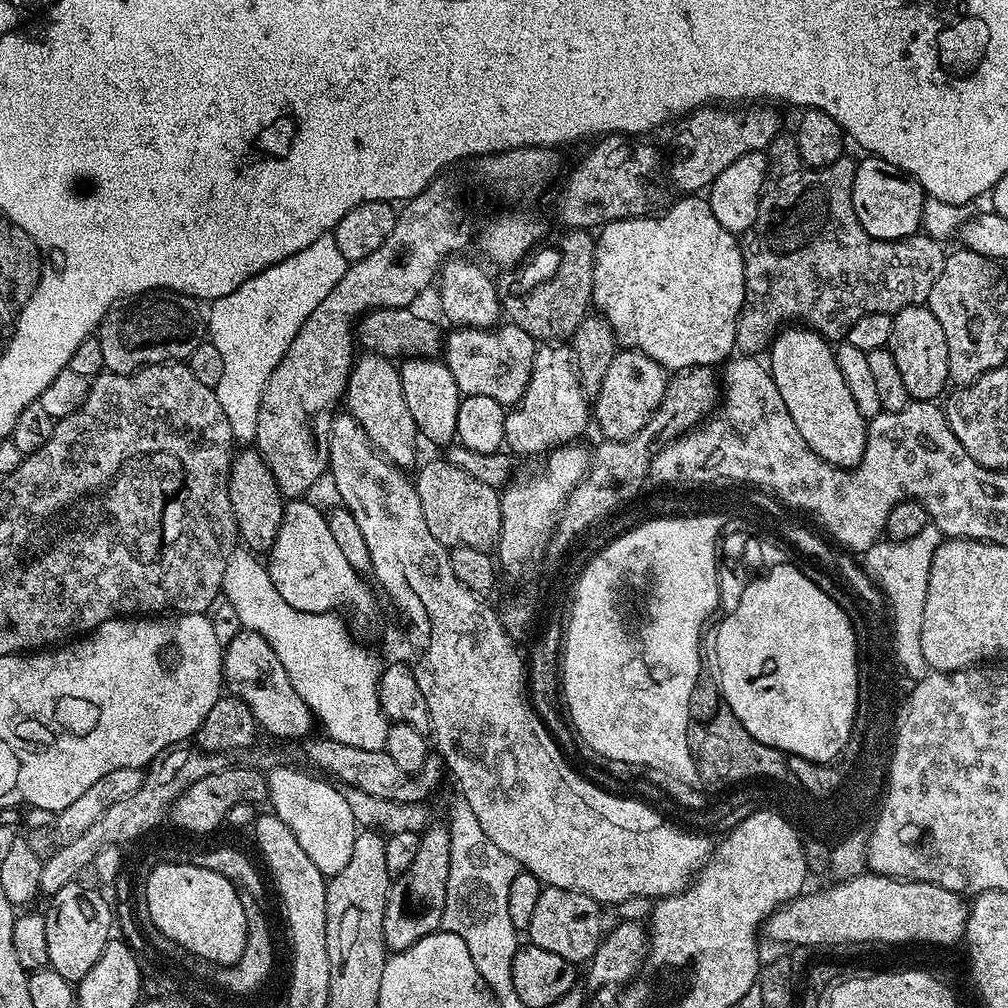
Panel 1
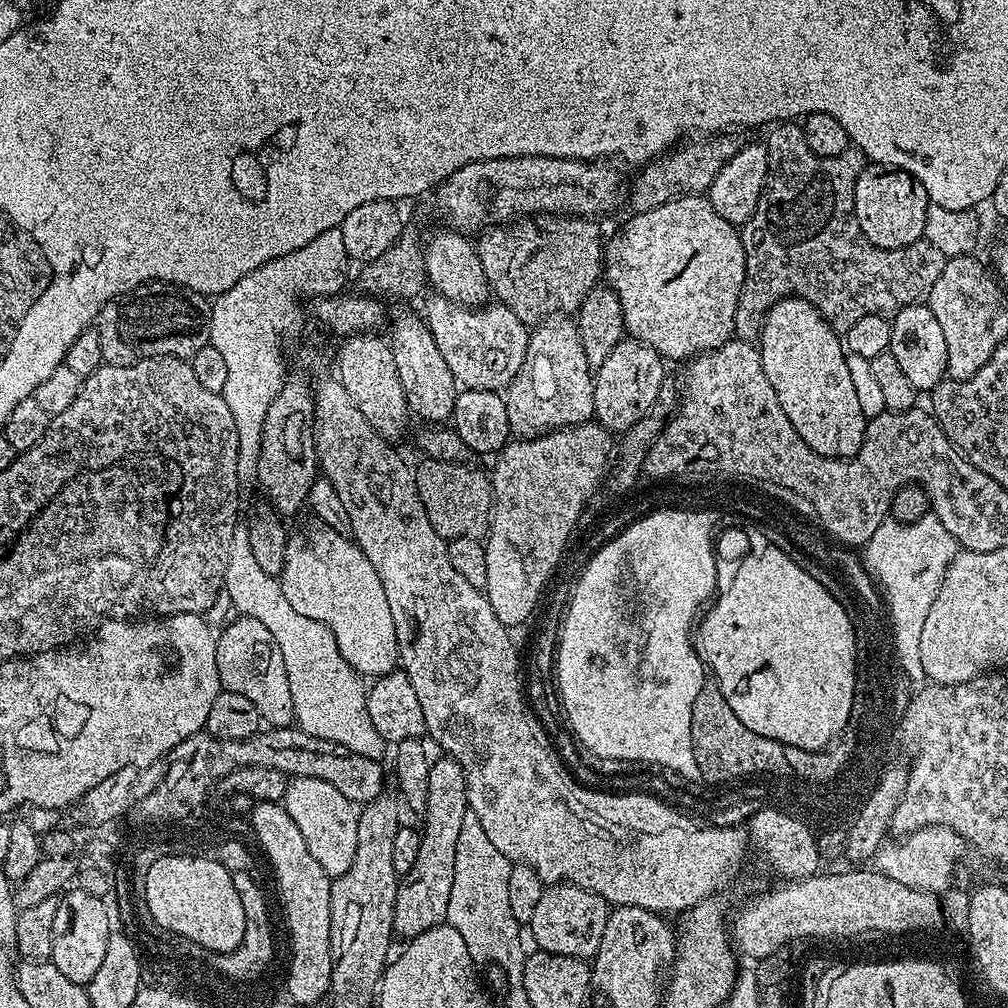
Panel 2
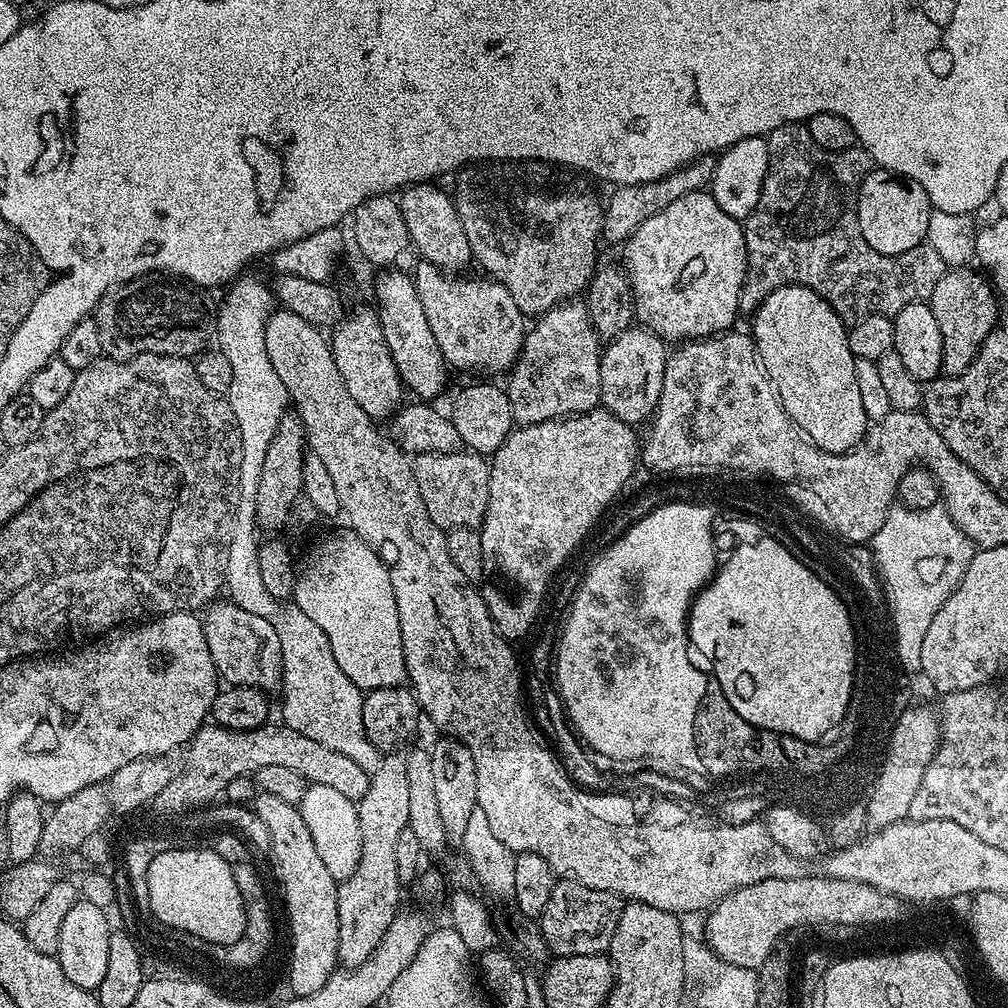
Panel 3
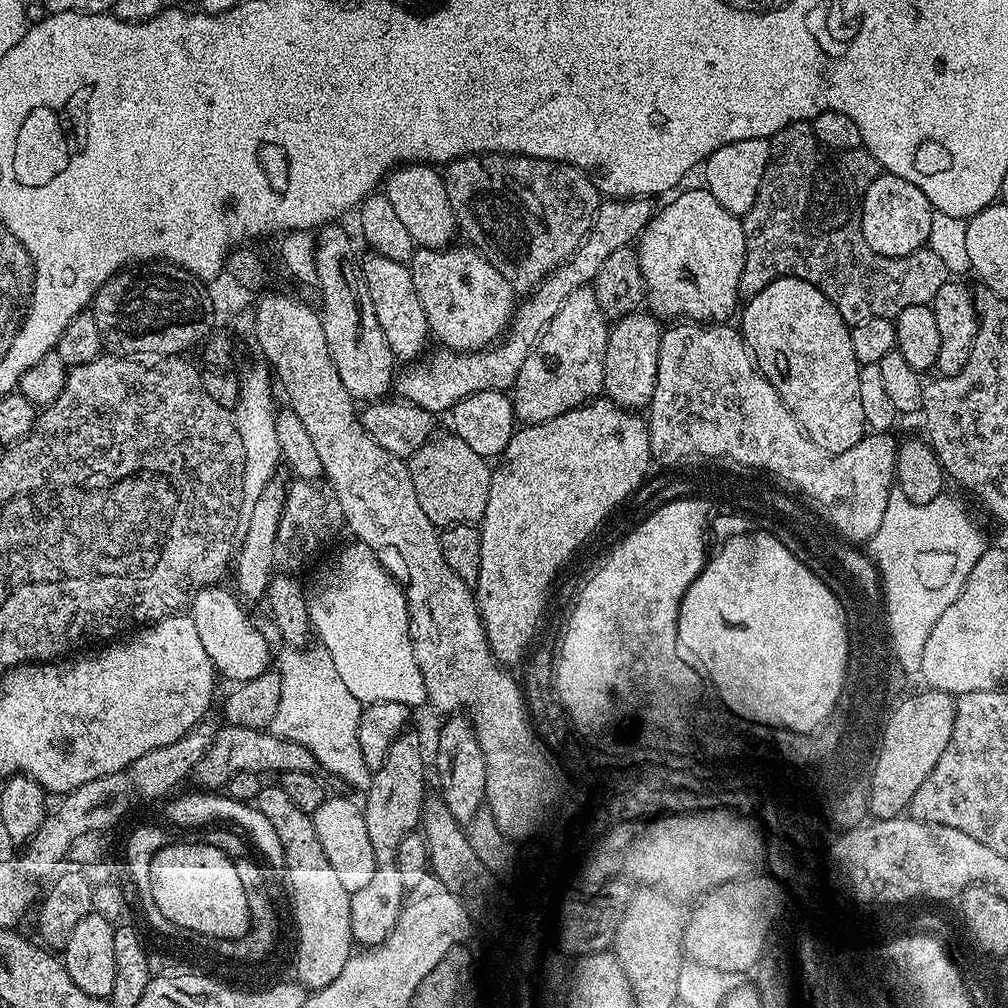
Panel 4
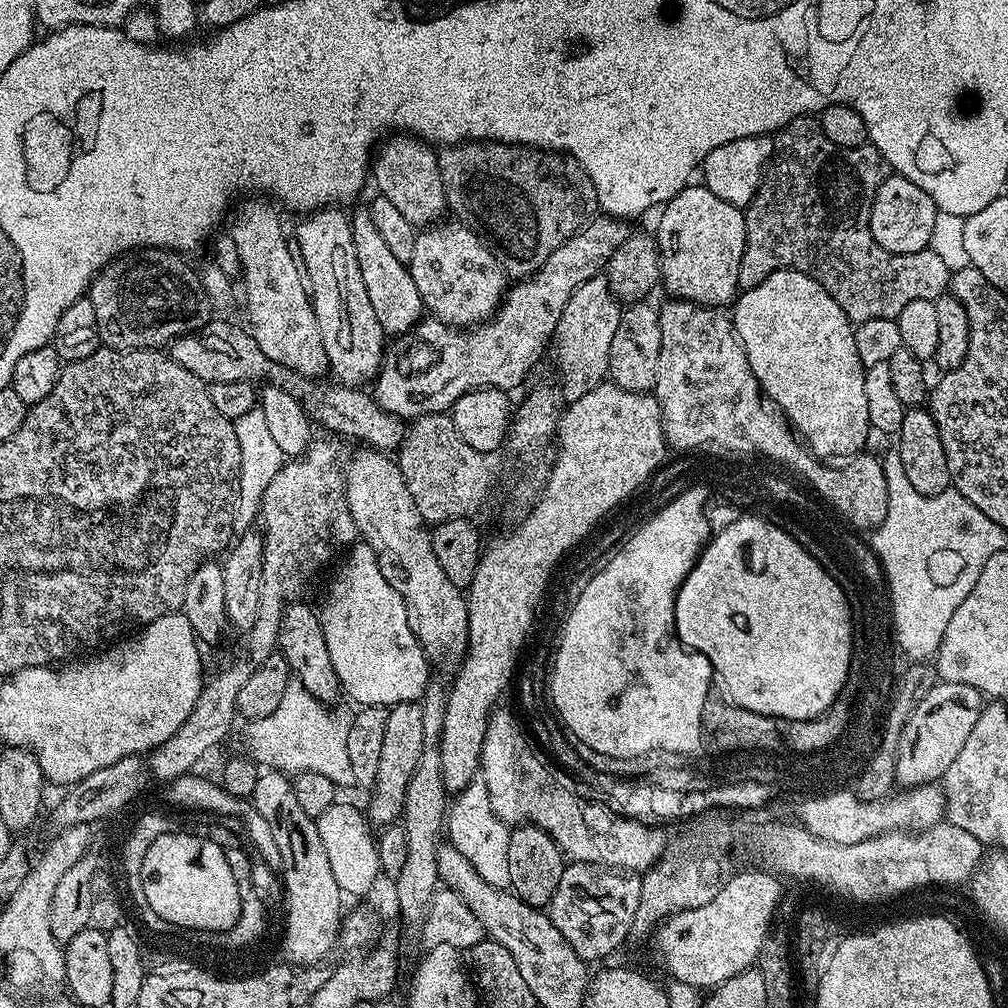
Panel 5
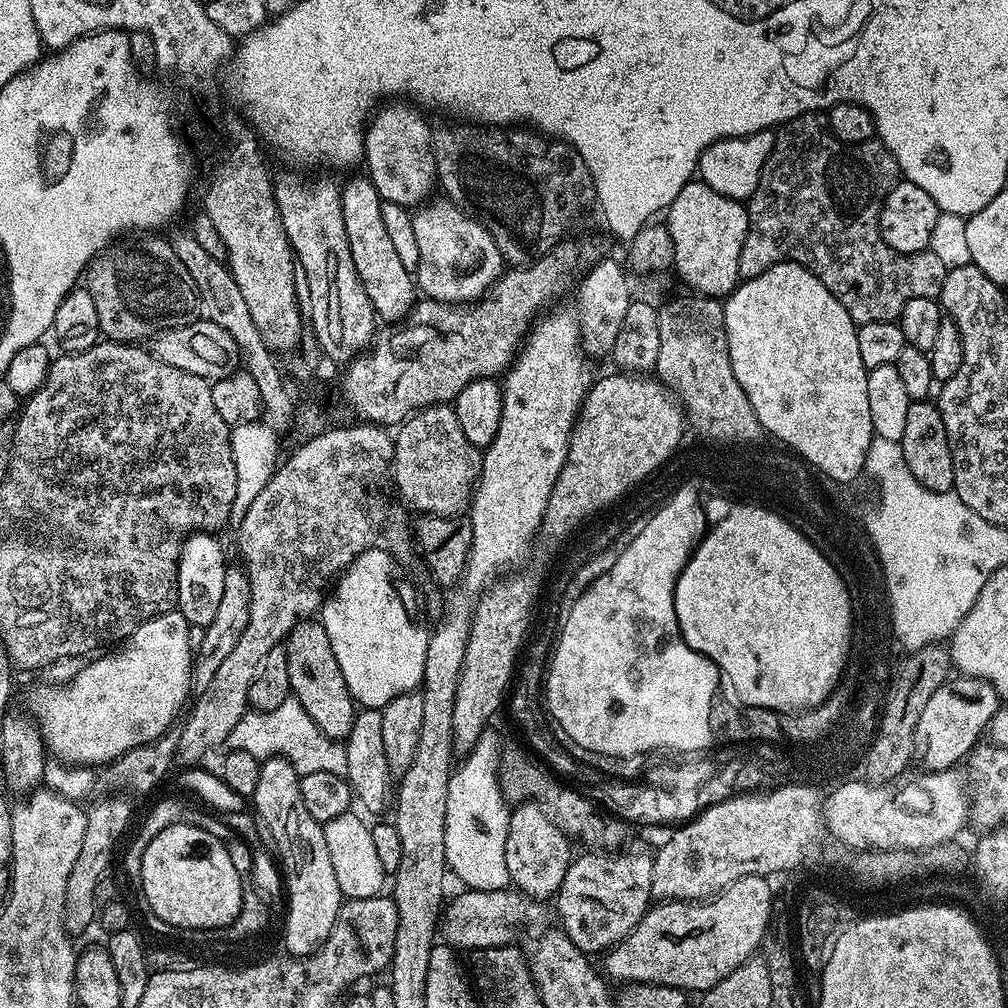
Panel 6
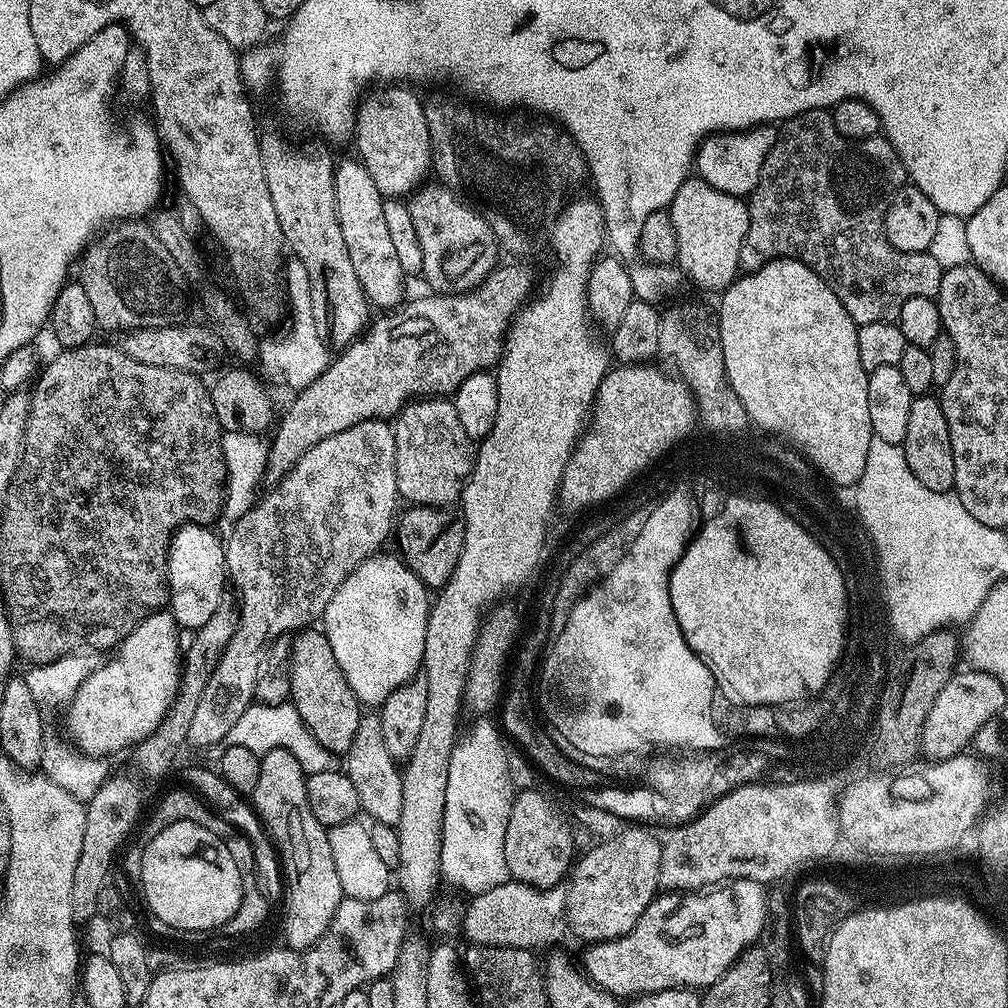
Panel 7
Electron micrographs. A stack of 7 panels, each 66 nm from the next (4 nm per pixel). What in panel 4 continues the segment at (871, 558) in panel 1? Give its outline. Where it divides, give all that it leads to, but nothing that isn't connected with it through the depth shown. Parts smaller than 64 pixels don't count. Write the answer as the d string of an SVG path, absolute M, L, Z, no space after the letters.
M899 490L892 493L888 516L885 516L884 527L876 538L876 545L870 549L872 559L879 558L884 576L887 576L888 608L892 608L892 631L896 632L894 648L900 648L900 660L904 660L904 670L919 669L922 652L926 650L926 640L938 618L946 611L946 606L962 594L966 582L970 578L970 570L978 558L982 558L986 541L980 533L978 525L972 521L970 513L964 509L964 504L956 496L942 494L934 498L934 502L919 504L910 502L906 494Z

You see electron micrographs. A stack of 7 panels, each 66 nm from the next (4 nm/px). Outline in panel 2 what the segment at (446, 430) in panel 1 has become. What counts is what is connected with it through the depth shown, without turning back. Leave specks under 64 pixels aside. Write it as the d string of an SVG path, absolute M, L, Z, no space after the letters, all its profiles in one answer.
M396 308L391 309L390 316L390 343L394 354L394 366L398 366L398 382L402 382L408 411L415 415L417 412L429 425L439 425L447 421L454 410L458 391L454 374L450 374L450 366L446 366L446 361L434 342L434 334L428 329L428 324L419 311Z

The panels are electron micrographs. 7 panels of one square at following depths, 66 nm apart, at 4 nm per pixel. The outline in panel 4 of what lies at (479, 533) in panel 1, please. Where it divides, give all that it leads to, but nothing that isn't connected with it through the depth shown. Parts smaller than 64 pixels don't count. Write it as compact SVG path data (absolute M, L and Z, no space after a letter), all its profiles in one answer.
M455 434L447 435L437 435L427 440L414 455L407 457L414 494L418 494L418 506L422 506L426 518L430 518L430 522L440 530L453 524L479 525L486 514L486 498L490 498L492 468L489 461L474 454L474 450L470 450L462 438Z

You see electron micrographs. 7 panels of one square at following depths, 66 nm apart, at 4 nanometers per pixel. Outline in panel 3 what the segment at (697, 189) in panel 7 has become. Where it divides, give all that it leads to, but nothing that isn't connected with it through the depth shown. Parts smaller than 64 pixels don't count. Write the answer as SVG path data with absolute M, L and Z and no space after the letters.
M701 190L674 198L666 210L658 210L658 214L646 218L646 222L628 237L623 248L622 267L632 284L634 316L643 327L658 334L665 342L687 342L718 336L735 325L732 323L740 312L742 282L748 269L744 225L714 202L711 191Z

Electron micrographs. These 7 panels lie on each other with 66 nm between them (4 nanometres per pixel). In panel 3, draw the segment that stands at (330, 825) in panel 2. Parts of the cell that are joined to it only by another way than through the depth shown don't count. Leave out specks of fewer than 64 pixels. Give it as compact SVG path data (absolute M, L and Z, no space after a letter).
M309 784L298 807L302 822L310 830L310 838L318 850L318 858L322 858L328 873L337 882L348 880L350 874L358 870L358 858L362 858L362 830L358 830L356 804L331 786Z

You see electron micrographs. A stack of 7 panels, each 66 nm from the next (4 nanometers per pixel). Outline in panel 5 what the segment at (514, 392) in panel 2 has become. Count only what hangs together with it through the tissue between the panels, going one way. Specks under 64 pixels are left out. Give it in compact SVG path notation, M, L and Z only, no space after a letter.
M604 274L595 276L594 278L590 278L590 282L582 282L582 286L578 286L578 290L574 290L574 294L570 294L570 302L566 302L566 306L562 310L562 318L559 320L559 322L557 322L556 332L555 334L553 334L550 341L550 356L552 352L553 358L556 359L556 368L558 371L560 371L560 388L561 389L559 388L559 391L562 393L562 396L563 396L562 391L564 391L564 396L566 398L565 401L571 402L573 400L577 400L578 398L582 398L582 394L590 394L598 387L598 385L605 383L606 377L608 376L608 363L610 362L610 342L614 342L614 333L618 331L618 322L620 321L621 311L622 311L622 305L620 301L616 299L616 295L614 295L613 292L610 290L610 286L608 285L608 277L607 275L604 275Z

